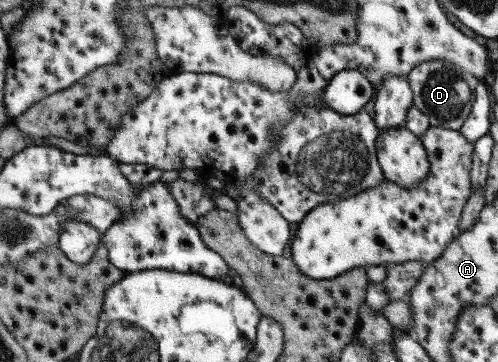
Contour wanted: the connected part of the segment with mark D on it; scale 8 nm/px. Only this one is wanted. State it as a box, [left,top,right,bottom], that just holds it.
[406,59,479,128]

